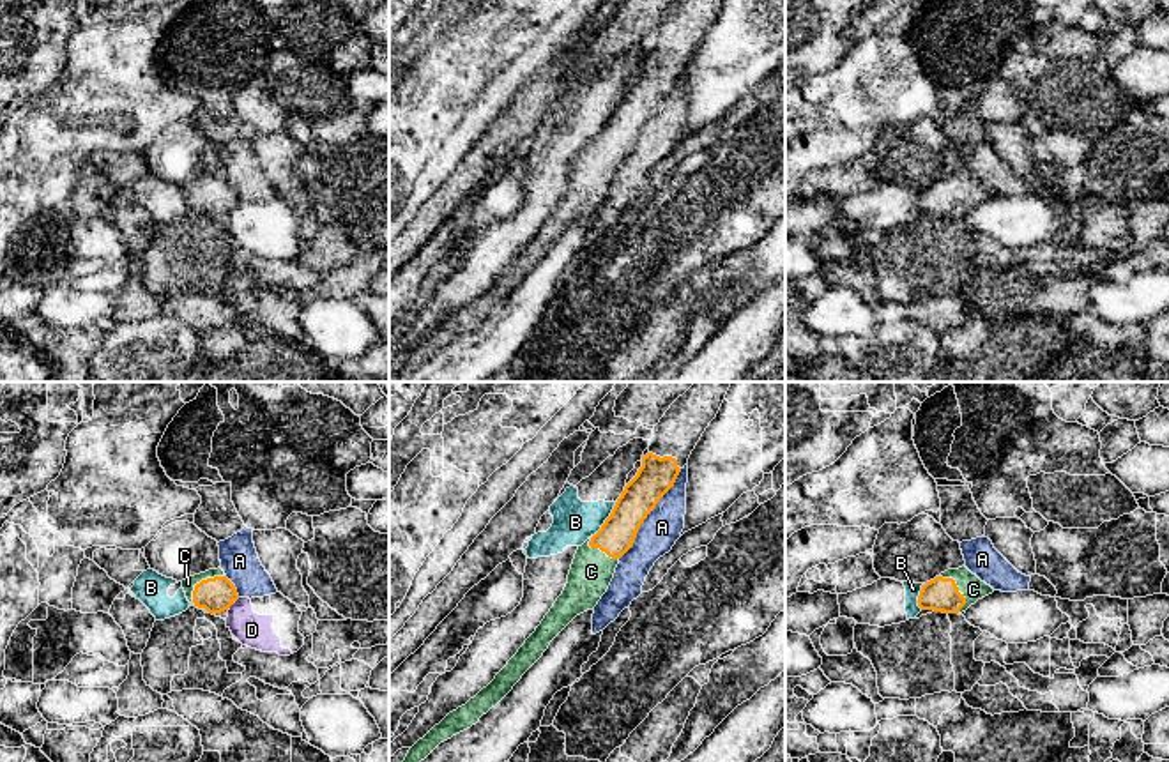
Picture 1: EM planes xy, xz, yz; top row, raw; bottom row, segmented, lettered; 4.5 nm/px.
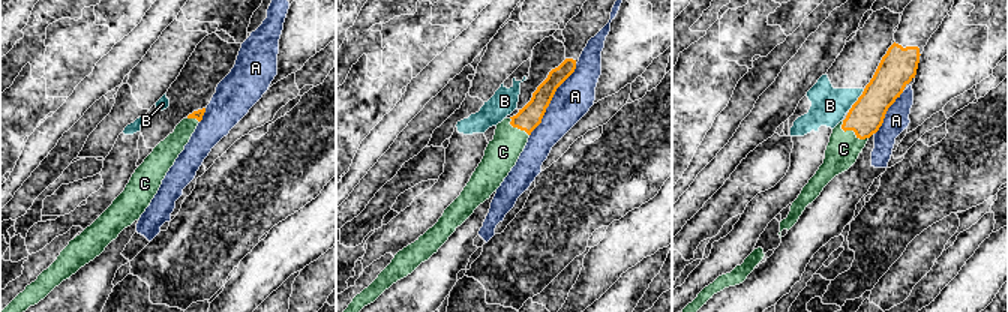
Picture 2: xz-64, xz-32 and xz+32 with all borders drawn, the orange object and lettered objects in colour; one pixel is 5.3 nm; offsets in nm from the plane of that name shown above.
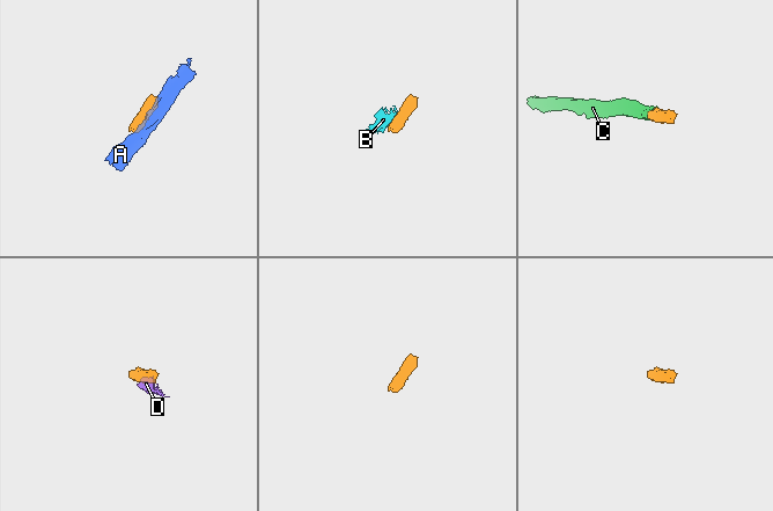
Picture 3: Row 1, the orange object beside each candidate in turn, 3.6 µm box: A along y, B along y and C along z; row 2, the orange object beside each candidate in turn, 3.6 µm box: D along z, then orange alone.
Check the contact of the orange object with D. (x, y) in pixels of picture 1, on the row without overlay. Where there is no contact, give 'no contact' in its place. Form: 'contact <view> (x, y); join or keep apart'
contact xy (232, 207); keep apart

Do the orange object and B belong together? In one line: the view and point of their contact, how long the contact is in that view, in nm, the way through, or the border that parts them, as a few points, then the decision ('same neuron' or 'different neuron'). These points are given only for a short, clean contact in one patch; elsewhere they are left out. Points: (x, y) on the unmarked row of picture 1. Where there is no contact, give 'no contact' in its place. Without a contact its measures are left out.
contact xz (607, 122); length 200 nm; border xz (618, 105), (593, 140); different neuron

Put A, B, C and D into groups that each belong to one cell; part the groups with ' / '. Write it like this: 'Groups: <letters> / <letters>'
Groups: A / B / C / D

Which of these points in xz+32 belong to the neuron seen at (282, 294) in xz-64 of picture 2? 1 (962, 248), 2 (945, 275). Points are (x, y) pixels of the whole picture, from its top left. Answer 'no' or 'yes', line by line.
1: no
2: no

